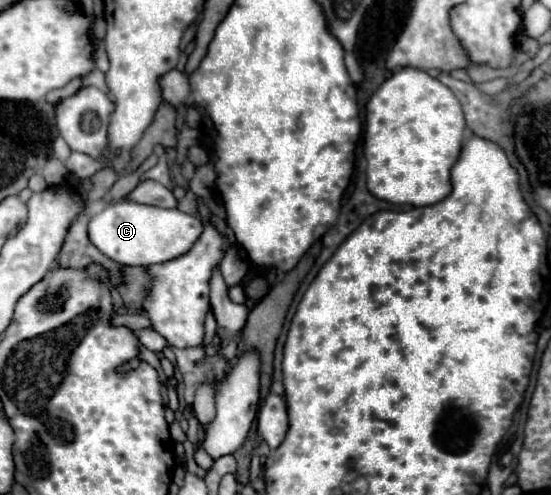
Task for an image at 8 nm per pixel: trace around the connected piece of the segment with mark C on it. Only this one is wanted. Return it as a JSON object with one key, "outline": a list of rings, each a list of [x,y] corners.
{"outline":[[[123,199],[95,213],[89,219],[87,231],[91,243],[109,259],[121,265],[149,267],[155,263],[171,261],[187,253],[203,233],[203,223],[201,219],[187,215],[179,209],[161,209],[161,207],[141,205],[131,199]]]}

